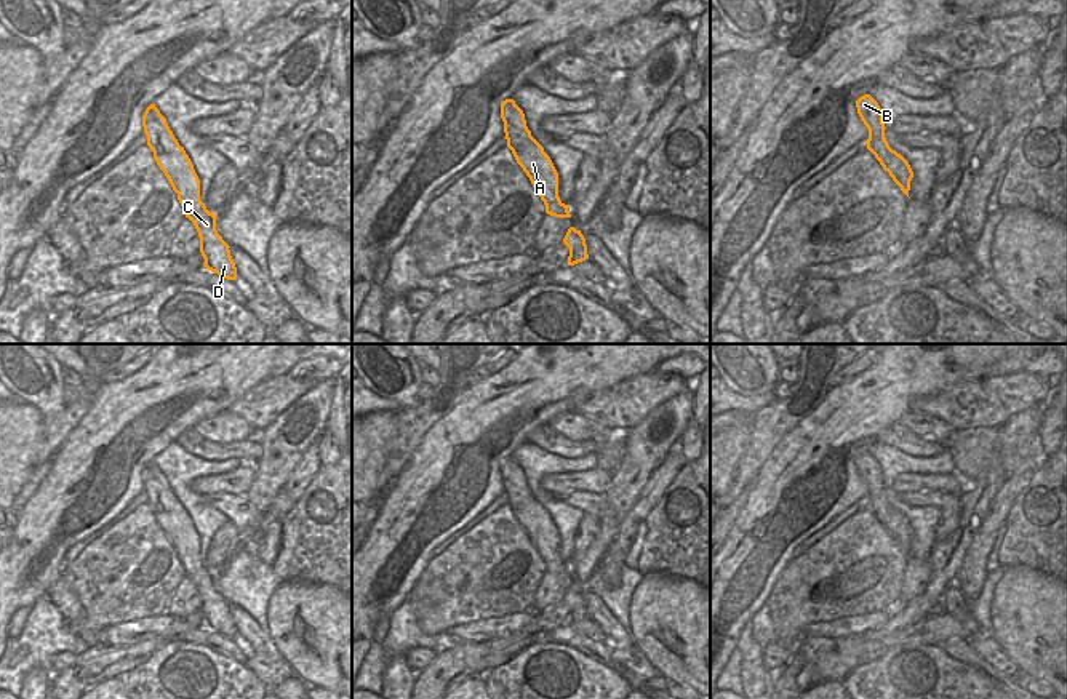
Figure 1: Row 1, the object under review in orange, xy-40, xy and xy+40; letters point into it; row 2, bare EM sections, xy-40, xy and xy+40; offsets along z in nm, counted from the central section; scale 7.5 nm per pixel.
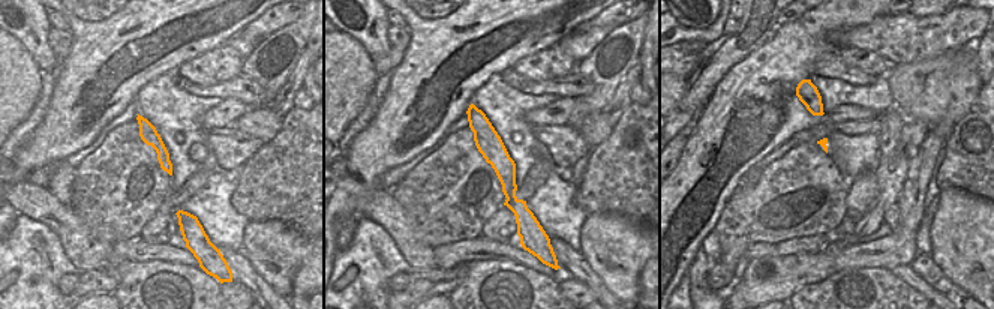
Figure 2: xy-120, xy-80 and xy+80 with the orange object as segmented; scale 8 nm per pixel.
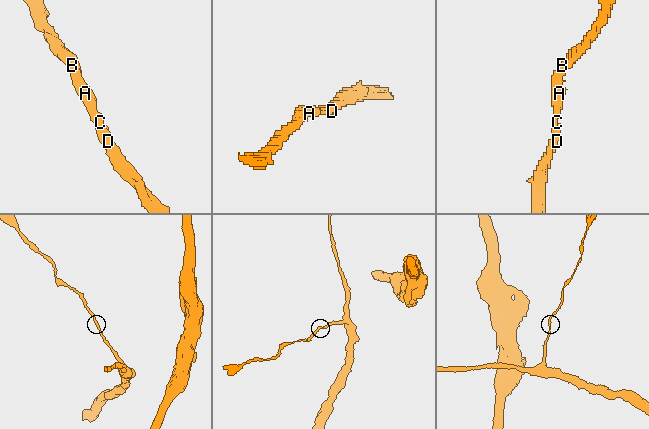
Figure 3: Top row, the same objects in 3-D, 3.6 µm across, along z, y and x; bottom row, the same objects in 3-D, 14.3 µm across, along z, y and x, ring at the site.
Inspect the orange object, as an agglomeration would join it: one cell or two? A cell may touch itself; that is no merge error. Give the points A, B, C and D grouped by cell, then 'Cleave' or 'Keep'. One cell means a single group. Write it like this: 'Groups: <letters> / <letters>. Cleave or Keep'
Groups: A B C D. Keep

